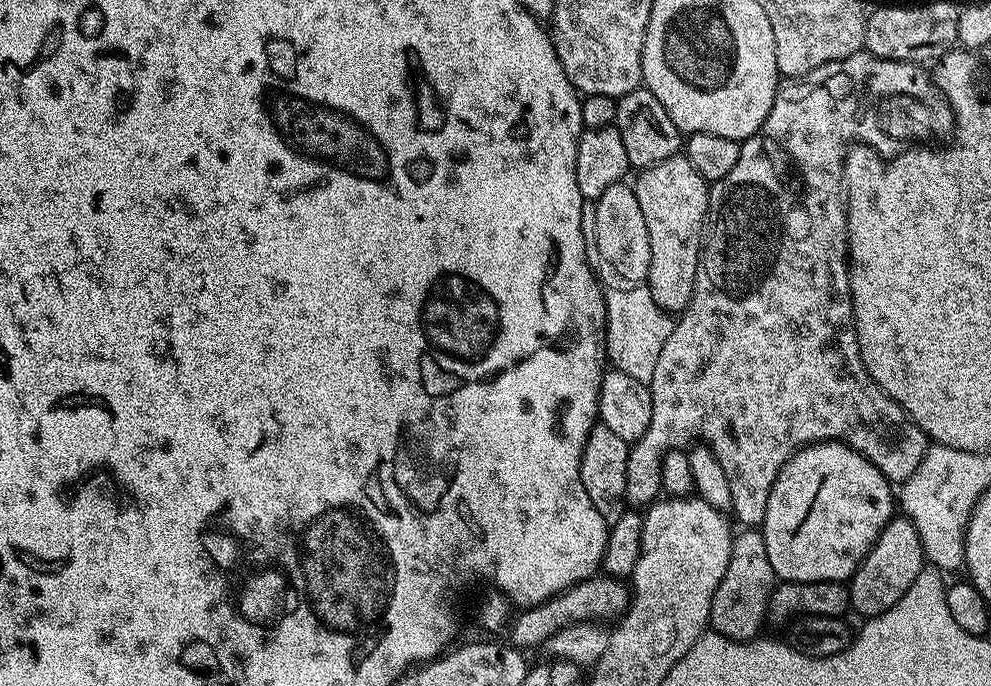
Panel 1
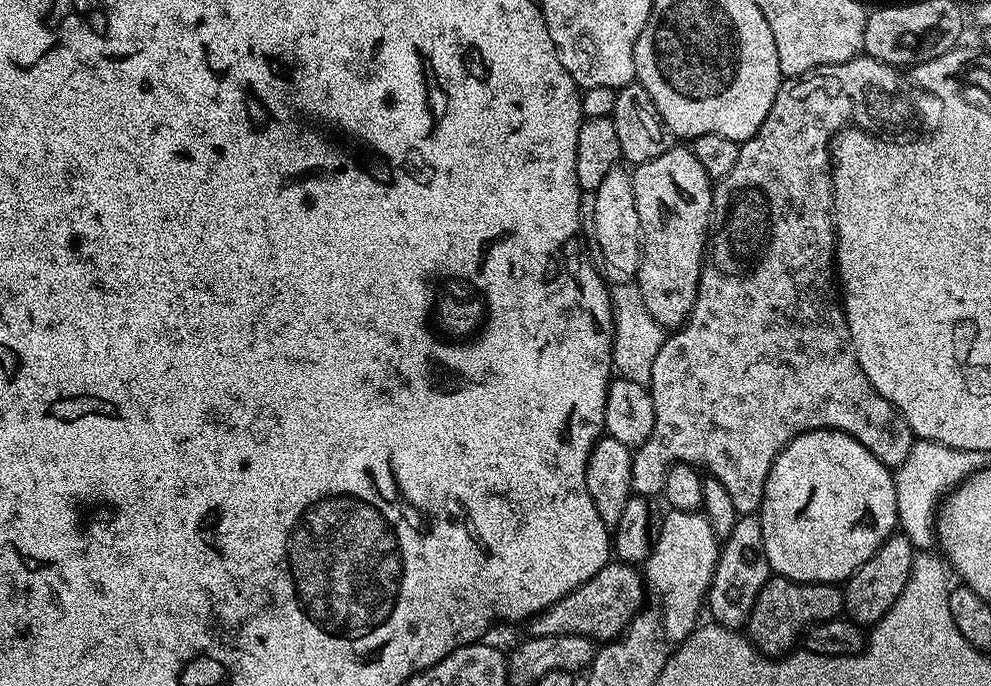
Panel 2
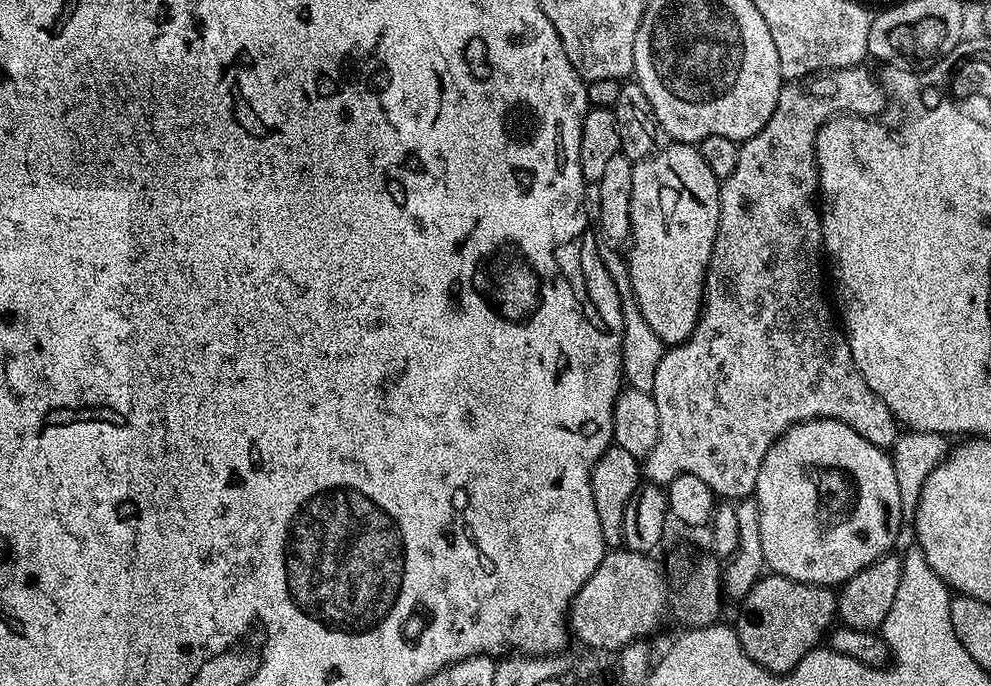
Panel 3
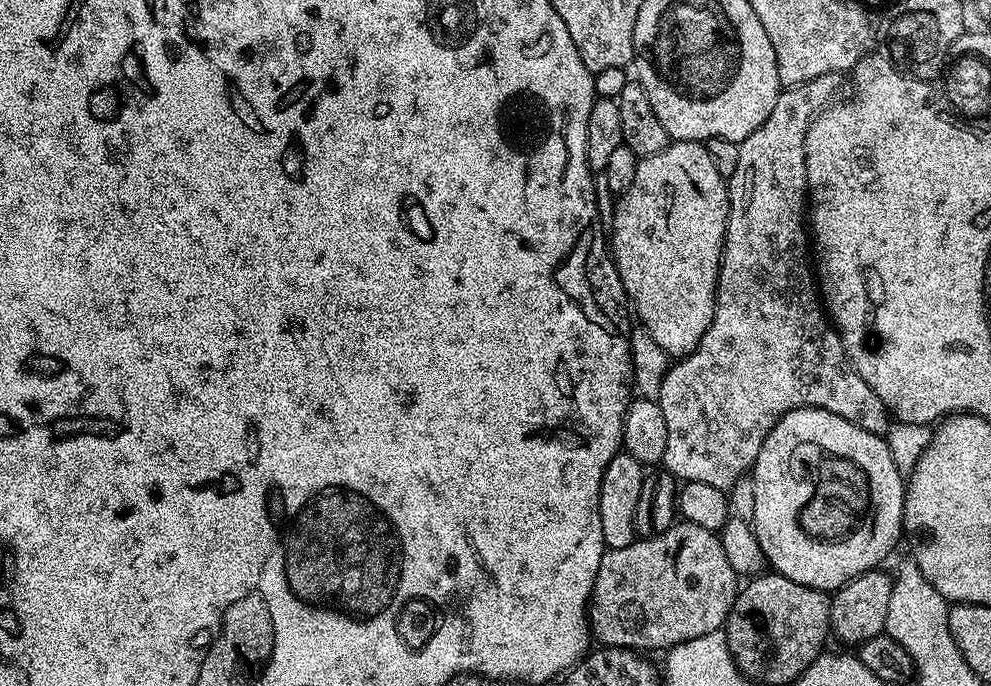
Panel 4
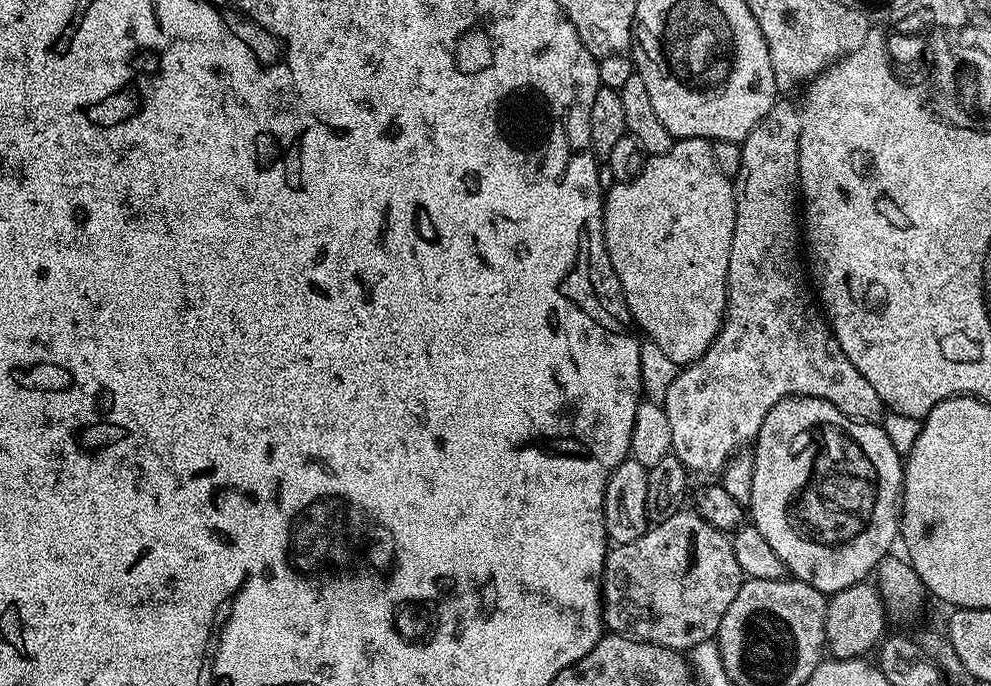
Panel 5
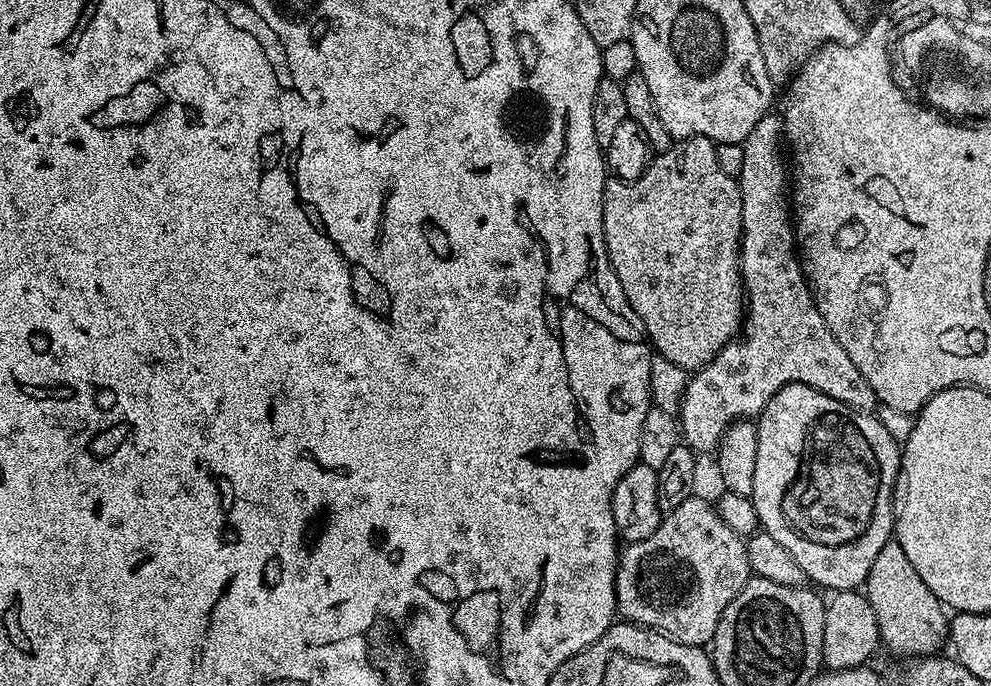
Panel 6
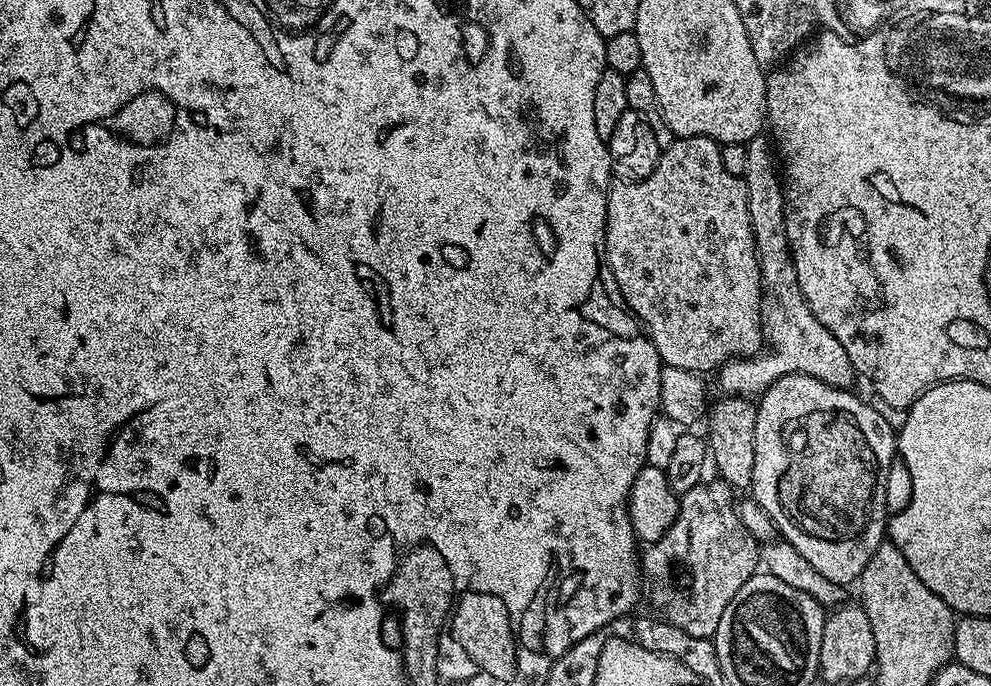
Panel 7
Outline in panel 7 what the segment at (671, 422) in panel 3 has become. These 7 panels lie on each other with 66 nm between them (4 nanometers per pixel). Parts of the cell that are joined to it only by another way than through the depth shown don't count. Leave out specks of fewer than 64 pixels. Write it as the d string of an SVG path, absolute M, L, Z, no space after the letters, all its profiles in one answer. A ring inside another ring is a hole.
M764 134L754 137L747 145L746 174L742 179L746 186L746 202L750 206L750 226L754 230L760 282L764 290L762 323L766 343L752 356L728 360L719 368L721 393L756 398L786 374L806 374L835 388L851 389L852 383L858 380L856 369L846 350L842 350L842 342L838 342L838 338L814 318L798 286L798 274L786 238L784 185L778 171L777 153Z

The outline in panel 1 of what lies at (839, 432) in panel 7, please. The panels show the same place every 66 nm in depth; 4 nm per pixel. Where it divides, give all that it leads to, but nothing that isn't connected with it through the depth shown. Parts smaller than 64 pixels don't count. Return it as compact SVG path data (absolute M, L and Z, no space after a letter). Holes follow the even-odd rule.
M819 440L817 444L808 444L793 454L784 463L778 478L774 478L774 486L770 486L770 498L766 498L766 518L762 525L764 541L766 542L766 554L770 554L770 566L774 566L777 577L781 581L794 584L813 584L814 582L826 582L827 580L847 581L856 573L856 568L864 561L864 555L876 545L876 540L882 534L882 530L894 519L894 488L893 485L862 454L858 454L850 446L846 446L837 440Z

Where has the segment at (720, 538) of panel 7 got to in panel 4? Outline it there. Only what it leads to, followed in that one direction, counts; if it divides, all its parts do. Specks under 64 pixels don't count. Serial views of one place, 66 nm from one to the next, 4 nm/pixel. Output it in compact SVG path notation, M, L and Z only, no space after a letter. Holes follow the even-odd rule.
M676 522L657 536L637 538L630 546L604 551L602 562L598 562L598 574L594 578L588 606L590 636L597 645L605 648L667 650L675 644L690 642L690 638L702 638L702 634L721 631L727 625L737 591L738 577L726 558L726 550L722 550L719 535L702 530L702 526Z

